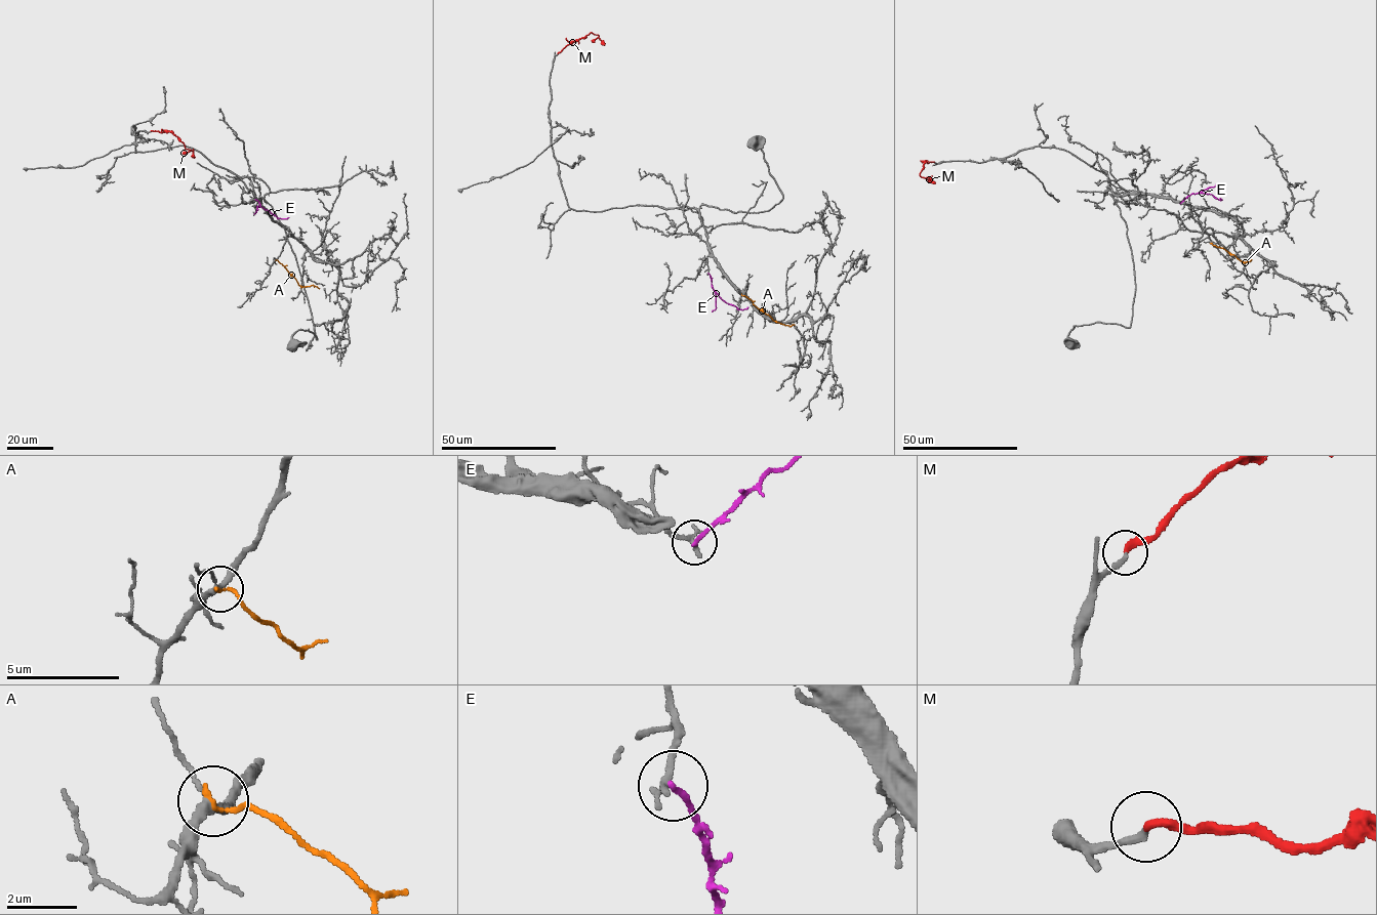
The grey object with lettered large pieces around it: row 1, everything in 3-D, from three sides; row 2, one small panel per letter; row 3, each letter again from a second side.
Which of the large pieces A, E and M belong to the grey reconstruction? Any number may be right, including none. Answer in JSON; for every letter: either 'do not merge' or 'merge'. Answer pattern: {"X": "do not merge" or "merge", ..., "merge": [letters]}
{"A": "do not merge", "E": "do not merge", "M": "merge", "merge": ["M"]}

